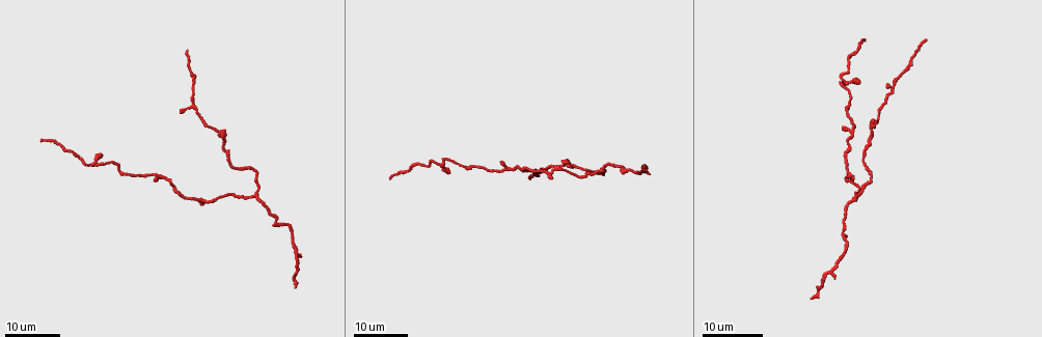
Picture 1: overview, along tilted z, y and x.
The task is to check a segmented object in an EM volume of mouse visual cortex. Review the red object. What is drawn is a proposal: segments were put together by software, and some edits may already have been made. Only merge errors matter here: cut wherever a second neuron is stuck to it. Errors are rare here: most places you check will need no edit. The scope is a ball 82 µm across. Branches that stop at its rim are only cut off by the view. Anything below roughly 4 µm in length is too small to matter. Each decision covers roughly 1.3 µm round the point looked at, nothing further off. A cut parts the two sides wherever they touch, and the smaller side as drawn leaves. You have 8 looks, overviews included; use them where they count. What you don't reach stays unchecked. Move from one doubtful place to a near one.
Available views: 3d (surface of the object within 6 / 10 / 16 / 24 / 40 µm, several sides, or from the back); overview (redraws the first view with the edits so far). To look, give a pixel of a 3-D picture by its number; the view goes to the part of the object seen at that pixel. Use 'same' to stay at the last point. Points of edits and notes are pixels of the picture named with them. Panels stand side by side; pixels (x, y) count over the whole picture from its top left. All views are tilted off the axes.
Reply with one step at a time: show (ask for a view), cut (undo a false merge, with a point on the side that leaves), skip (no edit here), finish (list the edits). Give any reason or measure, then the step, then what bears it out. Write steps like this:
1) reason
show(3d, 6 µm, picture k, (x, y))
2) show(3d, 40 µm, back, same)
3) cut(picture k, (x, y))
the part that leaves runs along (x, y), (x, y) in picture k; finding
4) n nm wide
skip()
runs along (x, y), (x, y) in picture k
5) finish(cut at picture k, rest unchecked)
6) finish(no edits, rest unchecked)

sudden change in width
show(3d, 16 µm, picture 1, (116, 168))

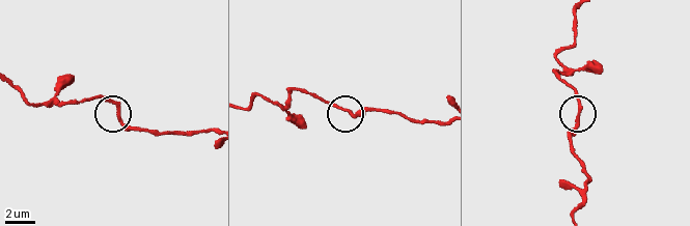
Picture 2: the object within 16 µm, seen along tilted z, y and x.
show(3d, 6 µm, picture 2, (351, 113))

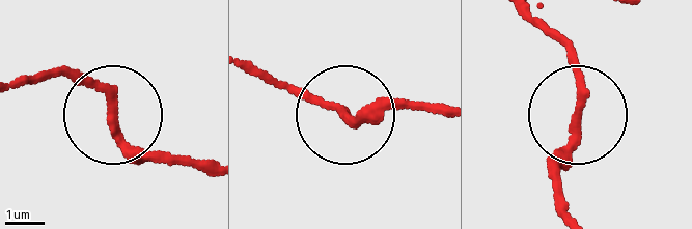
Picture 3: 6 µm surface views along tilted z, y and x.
skip()
runs along (564, 213), (555, 165), (581, 110), (577, 64), (557, 34) in picture 3; all the same neuron

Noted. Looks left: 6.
two arms in line, one across
show(3d, 24 µm, picture 1, (154, 175))

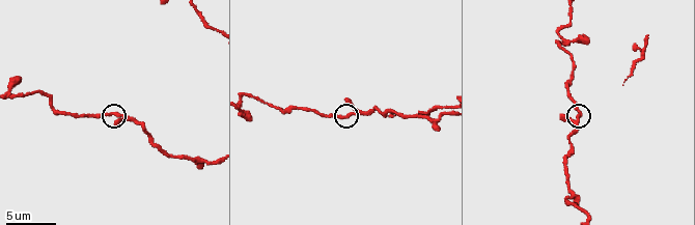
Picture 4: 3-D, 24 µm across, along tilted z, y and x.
closer look
show(3d, 6 µm, picture 4, (578, 115))

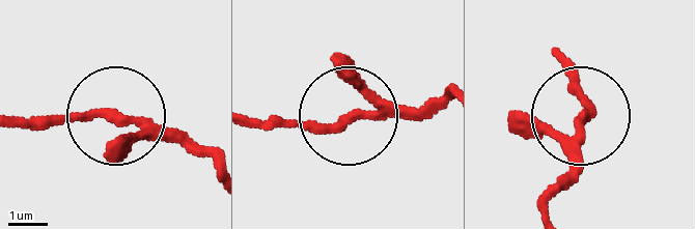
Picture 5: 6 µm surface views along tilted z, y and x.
skip()
runs along (444, 94), (402, 111), (252, 125) in picture 5; continuous, no second neuron

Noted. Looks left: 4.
calibre changes
show(3d, 24 µm, picture 1, (564, 165))

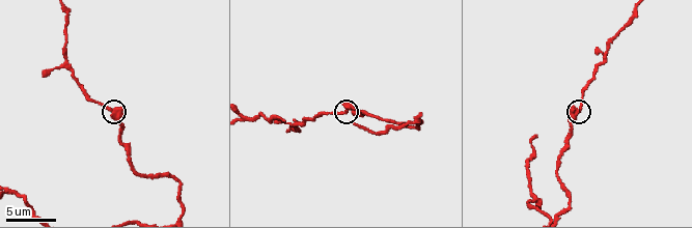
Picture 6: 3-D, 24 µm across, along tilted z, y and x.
show(3d, 6 µm, picture 6, (111, 108))

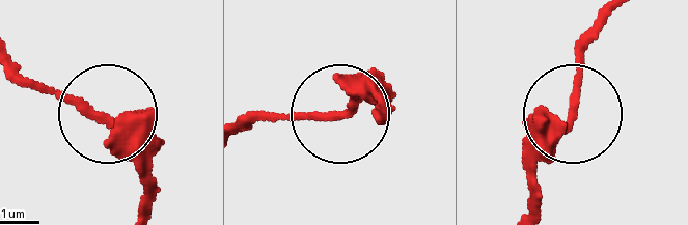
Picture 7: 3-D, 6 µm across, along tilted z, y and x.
skip()
runs along (385, 114), (378, 95), (327, 116), (248, 112) in picture 7; continuous, no second neuron

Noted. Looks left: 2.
branch point
show(3d, 10 µm, picture 6, (419, 120))

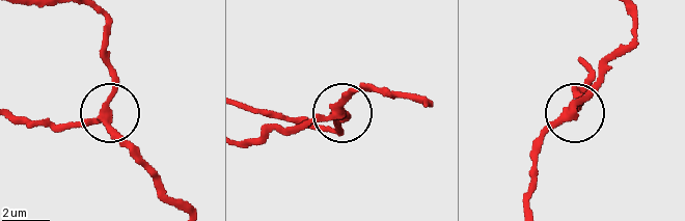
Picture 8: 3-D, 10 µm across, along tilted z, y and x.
closer look
show(3d, 6 µm, picture 8, (571, 110))

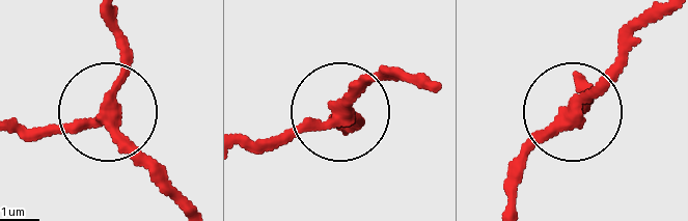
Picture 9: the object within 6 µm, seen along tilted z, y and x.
3 arms
skip()
runs along (17, 127), (105, 117), (169, 183) in picture 9; one neuron here

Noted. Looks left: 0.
finish(no edits, rest unchecked)

